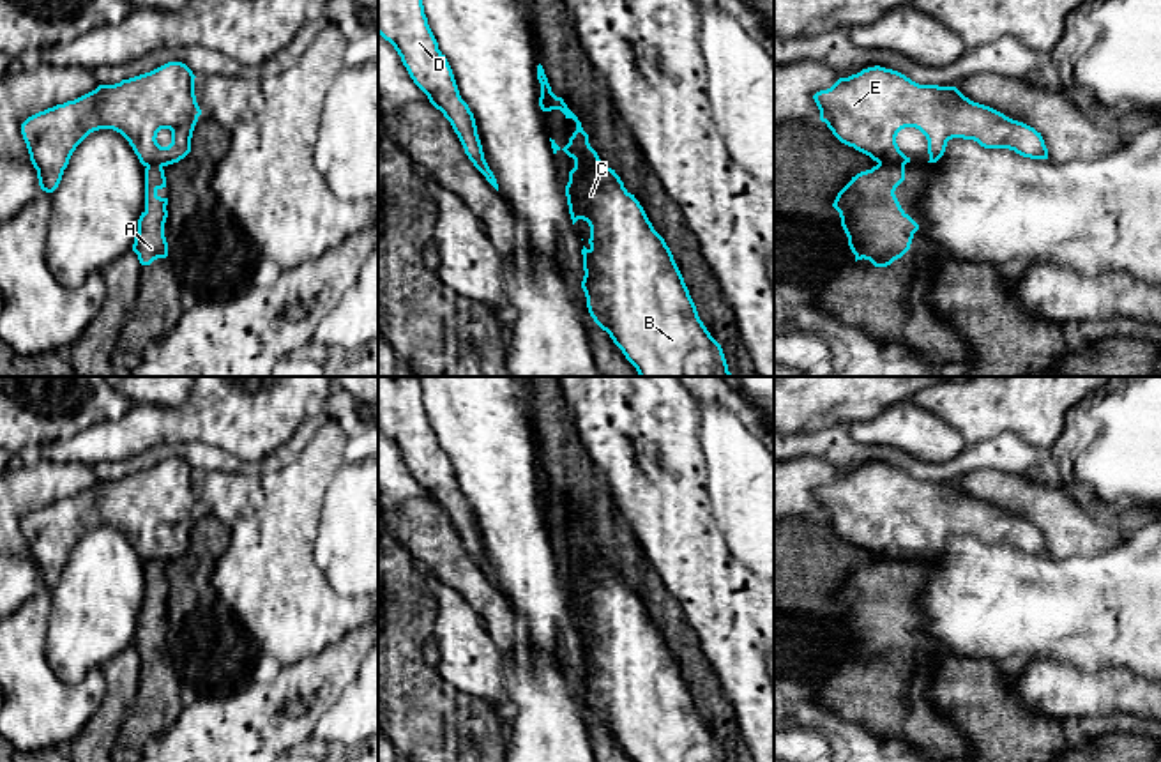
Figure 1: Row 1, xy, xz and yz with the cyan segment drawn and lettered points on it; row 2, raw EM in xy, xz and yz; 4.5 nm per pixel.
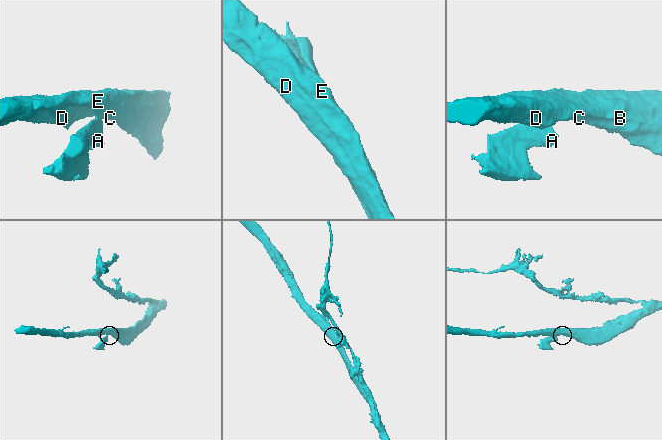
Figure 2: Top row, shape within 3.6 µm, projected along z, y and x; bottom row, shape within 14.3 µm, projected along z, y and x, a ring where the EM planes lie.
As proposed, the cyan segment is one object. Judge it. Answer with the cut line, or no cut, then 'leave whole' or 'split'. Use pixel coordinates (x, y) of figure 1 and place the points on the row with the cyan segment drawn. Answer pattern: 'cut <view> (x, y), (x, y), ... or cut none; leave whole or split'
cut yz (879, 161), (903, 165); split

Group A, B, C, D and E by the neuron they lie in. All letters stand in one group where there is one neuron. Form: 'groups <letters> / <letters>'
groups A / B C D E

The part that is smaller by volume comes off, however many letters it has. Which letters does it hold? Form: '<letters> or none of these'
A

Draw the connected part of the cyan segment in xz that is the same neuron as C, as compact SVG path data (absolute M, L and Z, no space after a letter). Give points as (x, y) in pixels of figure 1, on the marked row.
M551 97L553 110L576 122L562 150L574 159L565 186L573 225L583 219L590 226L590 248L581 249L590 316L640 377L732 377L664 239L590 147L578 117Z

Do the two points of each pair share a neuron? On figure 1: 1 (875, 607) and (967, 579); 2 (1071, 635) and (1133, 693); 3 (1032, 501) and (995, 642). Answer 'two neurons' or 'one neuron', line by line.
1: two neurons
2: two neurons
3: two neurons

